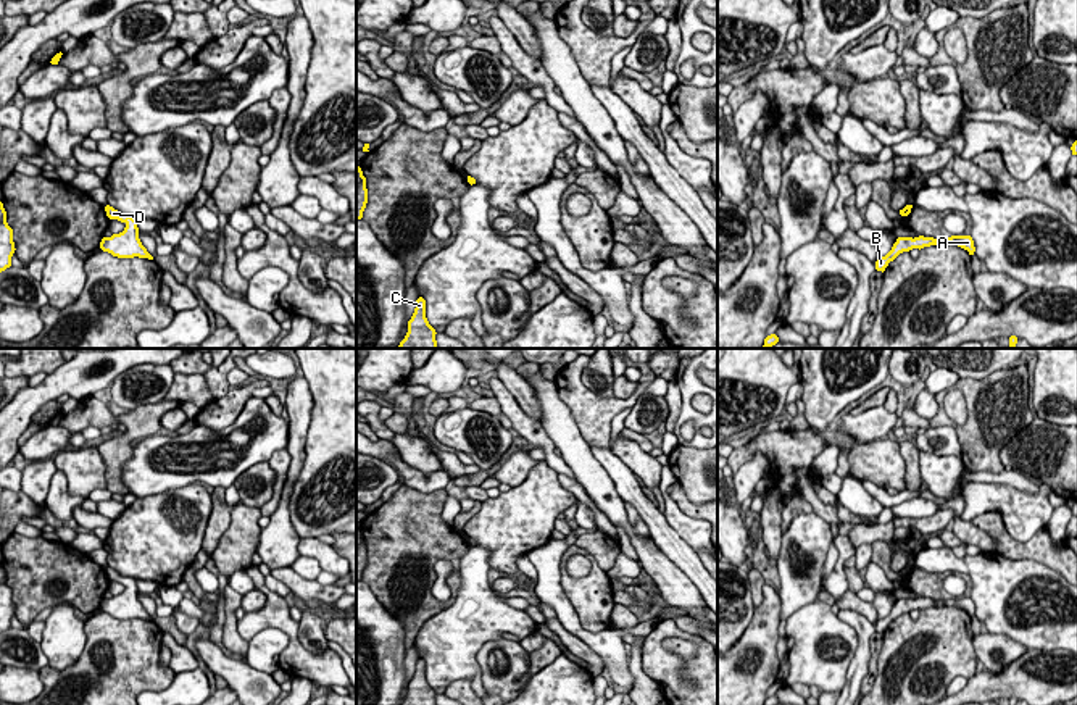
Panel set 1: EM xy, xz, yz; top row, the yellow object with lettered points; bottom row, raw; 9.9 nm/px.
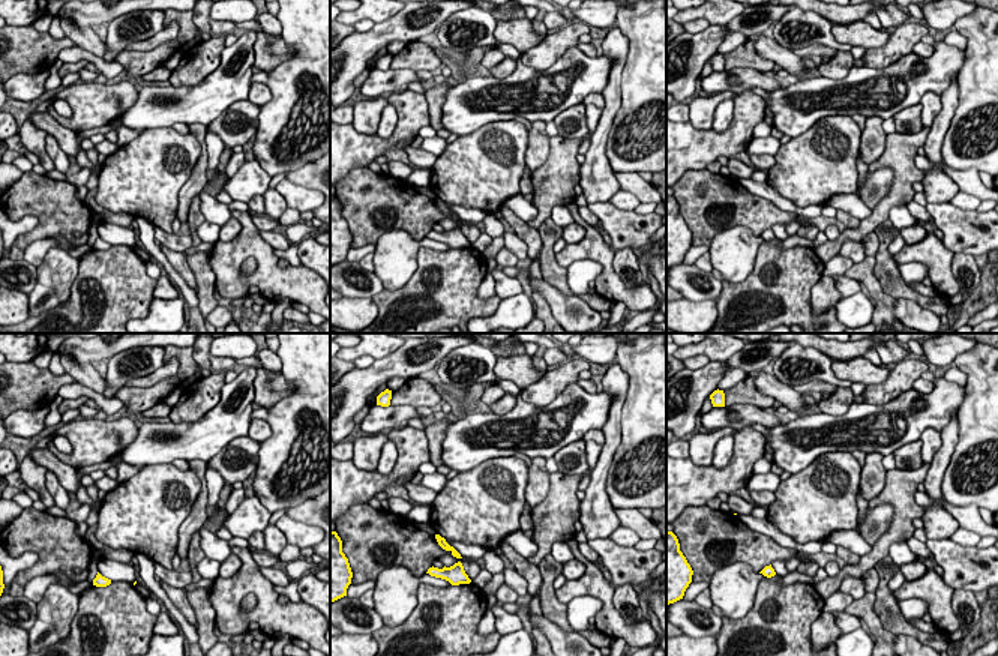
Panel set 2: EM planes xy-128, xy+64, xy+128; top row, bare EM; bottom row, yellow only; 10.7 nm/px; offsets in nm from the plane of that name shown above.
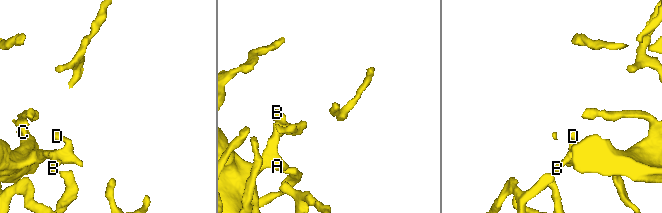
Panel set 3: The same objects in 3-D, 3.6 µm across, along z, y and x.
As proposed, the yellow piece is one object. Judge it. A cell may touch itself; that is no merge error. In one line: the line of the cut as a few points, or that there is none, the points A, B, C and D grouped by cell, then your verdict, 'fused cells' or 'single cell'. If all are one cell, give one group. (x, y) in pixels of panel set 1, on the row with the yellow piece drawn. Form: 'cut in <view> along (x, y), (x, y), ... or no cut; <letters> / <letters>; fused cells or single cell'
no cut; A B C D; single cell

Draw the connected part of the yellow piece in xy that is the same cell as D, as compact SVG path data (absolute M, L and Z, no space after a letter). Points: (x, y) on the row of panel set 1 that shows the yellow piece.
M110 205L105 206L105 211L110 219L118 219L124 223L126 227L119 234L113 234L111 237L103 237L100 242L100 248L118 258L139 257L139 258L153 260L153 257L147 252L147 248L142 245L139 239L139 227L135 218L121 215L118 210L114 210Z

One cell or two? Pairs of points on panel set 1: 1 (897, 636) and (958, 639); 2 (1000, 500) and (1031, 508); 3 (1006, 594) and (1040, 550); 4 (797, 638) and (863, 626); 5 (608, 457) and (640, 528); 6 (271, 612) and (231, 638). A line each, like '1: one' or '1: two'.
1: one
2: one
3: two
4: two
5: two
6: two

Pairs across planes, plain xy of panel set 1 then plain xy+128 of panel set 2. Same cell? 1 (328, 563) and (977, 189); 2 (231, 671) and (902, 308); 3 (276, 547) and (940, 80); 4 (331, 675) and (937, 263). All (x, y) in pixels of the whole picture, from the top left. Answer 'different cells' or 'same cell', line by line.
1: same cell
2: same cell
3: different cells
4: same cell

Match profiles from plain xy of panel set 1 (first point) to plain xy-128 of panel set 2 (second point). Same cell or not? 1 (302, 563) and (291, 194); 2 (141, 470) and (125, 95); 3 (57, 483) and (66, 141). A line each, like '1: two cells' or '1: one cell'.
1: two cells
2: two cells
3: two cells

